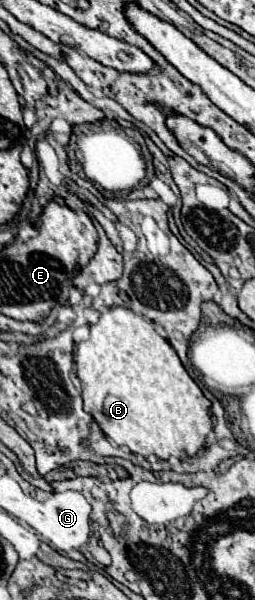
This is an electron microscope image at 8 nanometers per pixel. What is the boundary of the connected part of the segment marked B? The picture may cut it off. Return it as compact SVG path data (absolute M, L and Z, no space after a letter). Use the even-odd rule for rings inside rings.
M123 306L109 308L105 314L101 314L99 322L91 326L89 340L77 344L75 362L77 376L81 380L83 408L93 416L101 432L117 446L127 446L133 454L141 454L145 458L153 454L161 460L171 456L189 460L205 446L207 434L213 430L209 412L211 402L187 374L173 346L155 332L151 320L145 320L143 316Z

